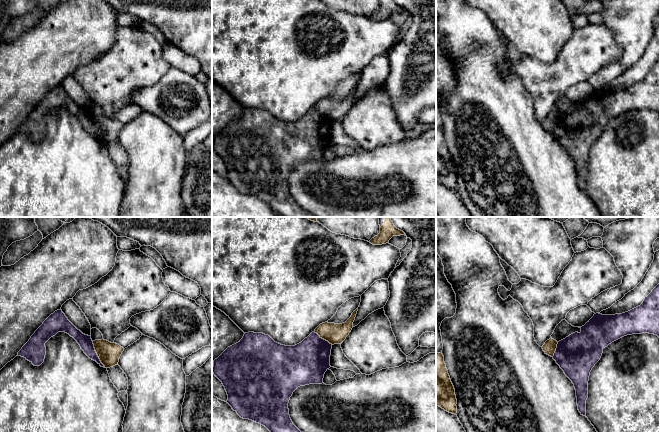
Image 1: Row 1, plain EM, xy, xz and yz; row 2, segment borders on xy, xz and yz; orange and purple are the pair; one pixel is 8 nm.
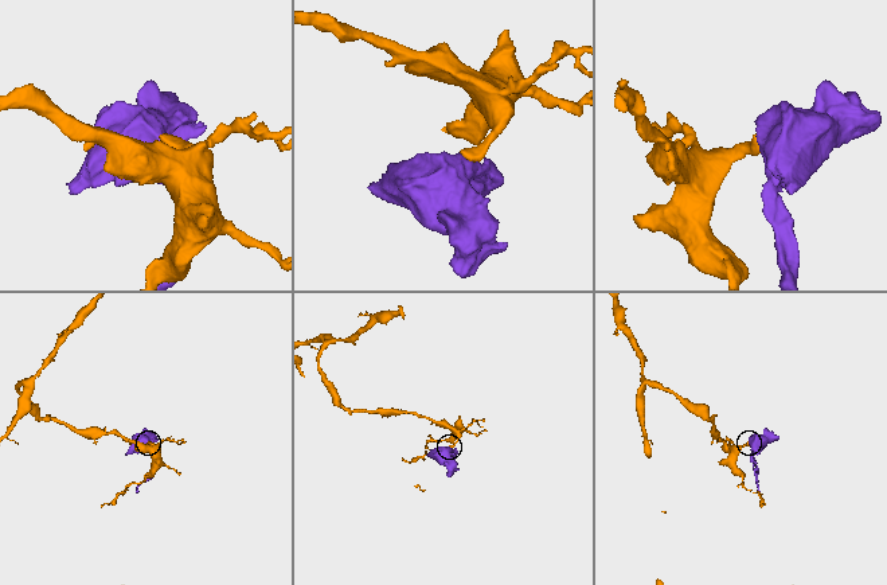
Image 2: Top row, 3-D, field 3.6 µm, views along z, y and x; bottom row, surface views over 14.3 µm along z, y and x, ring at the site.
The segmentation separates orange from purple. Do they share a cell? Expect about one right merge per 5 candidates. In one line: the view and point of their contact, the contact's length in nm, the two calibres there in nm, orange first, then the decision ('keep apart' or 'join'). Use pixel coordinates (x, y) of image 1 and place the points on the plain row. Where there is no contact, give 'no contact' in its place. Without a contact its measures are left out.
meets orange in xy at (97, 130); contact 240 nm long; 180 nm thick on the orange side, 110 nm on the other; keep apart

